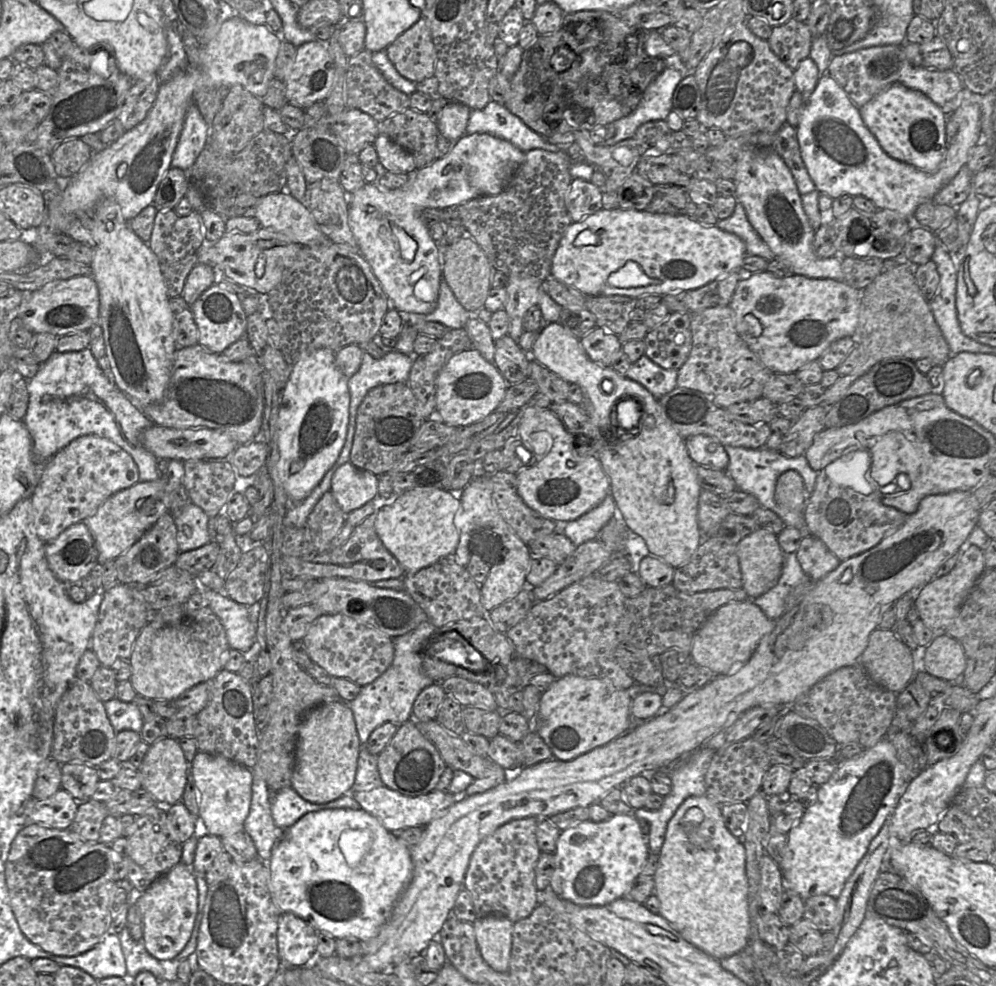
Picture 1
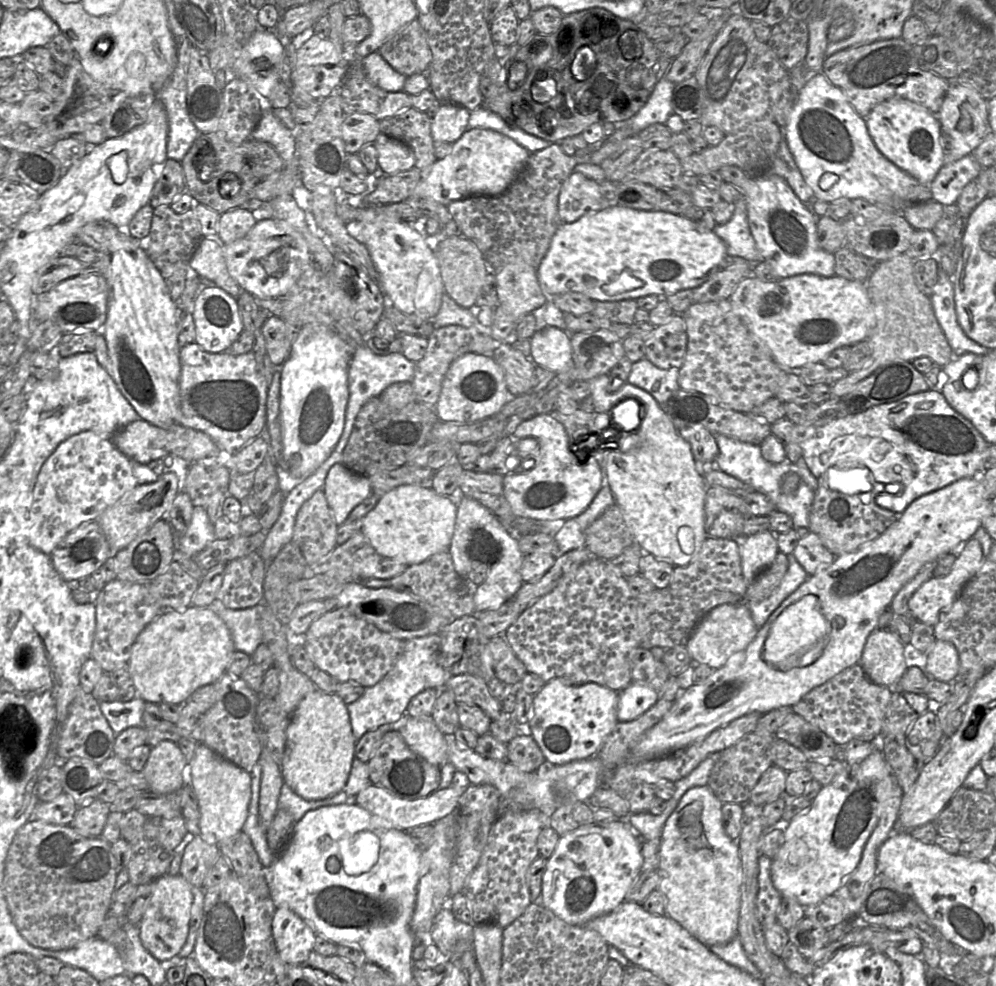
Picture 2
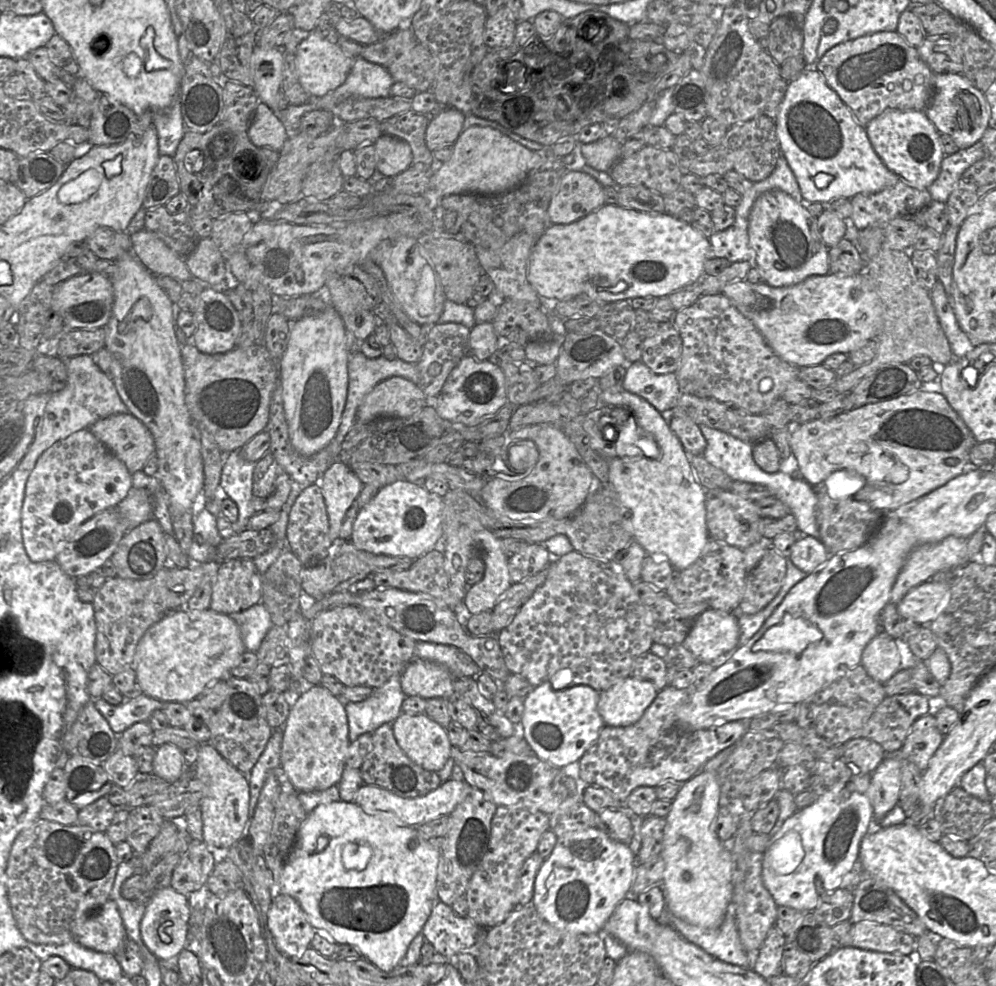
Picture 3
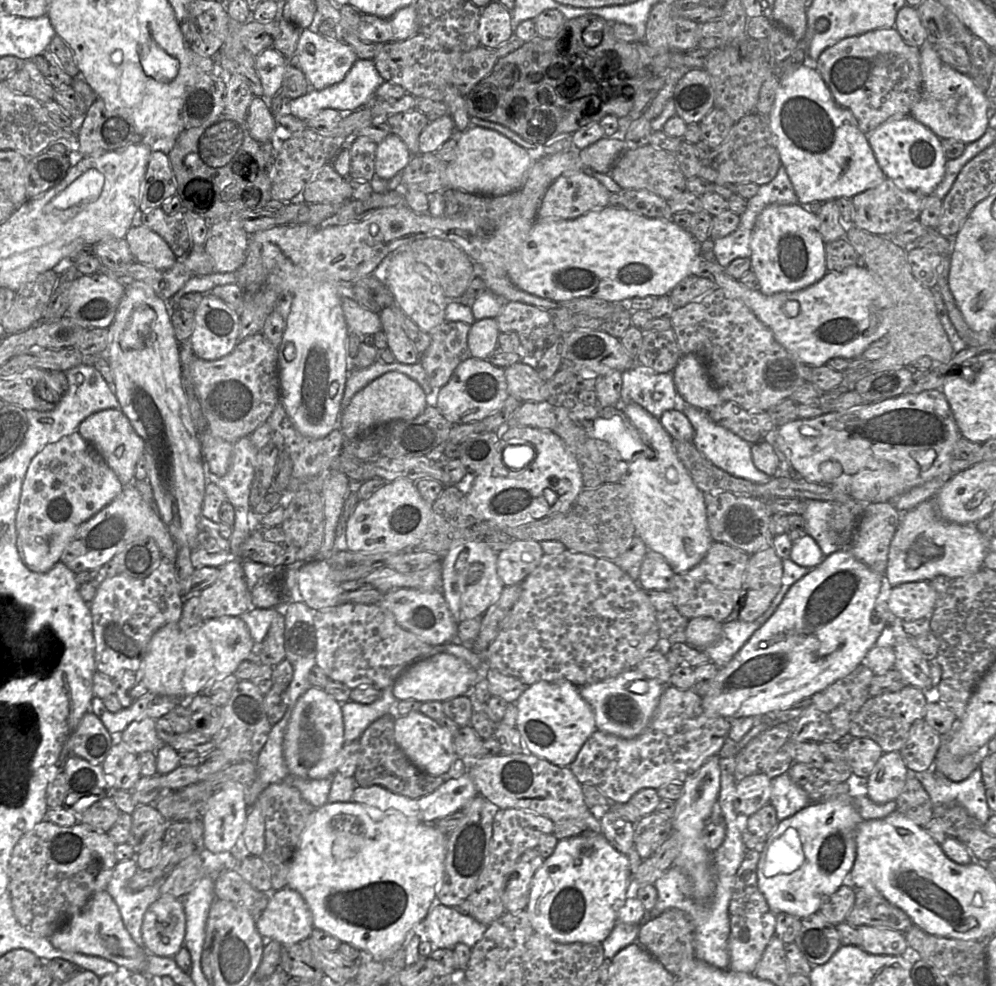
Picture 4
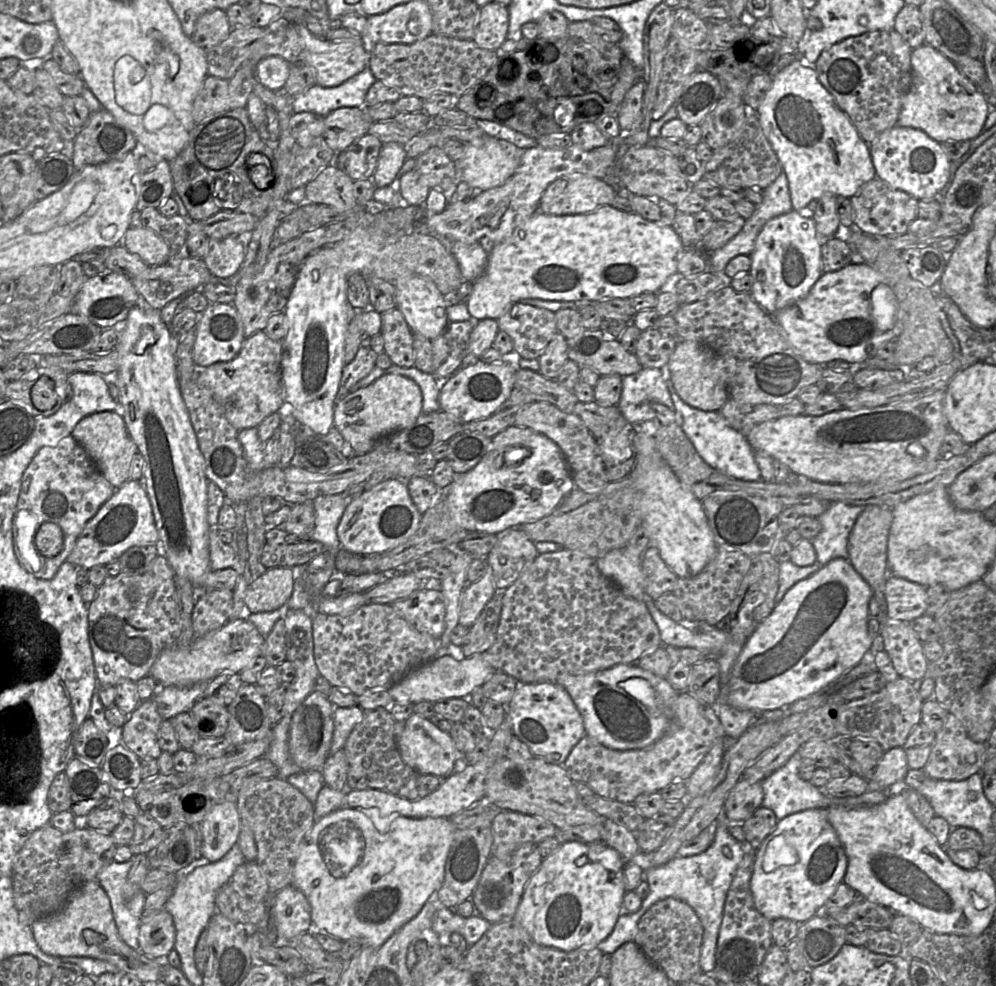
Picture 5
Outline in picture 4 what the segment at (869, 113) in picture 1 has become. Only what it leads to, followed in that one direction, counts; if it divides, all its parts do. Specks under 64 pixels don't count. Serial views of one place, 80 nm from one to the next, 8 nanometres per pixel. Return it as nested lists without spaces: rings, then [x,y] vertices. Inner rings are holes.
[[[912,116],[887,121],[866,135],[883,174],[900,188],[929,196],[943,179],[947,158],[940,138]]]

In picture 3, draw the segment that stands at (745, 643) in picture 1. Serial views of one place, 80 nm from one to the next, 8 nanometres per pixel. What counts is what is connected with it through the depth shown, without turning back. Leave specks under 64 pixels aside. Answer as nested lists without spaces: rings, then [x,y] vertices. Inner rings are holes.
[[[708,609],[695,620],[683,645],[699,662],[712,663],[739,644],[737,615]]]

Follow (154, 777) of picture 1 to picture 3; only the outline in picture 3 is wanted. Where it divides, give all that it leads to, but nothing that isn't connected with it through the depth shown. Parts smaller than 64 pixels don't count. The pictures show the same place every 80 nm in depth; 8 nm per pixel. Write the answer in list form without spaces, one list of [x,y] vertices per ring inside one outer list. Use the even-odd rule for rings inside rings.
[[[169,743],[155,748],[153,772],[160,778],[174,783],[184,775],[186,770],[181,749]]]

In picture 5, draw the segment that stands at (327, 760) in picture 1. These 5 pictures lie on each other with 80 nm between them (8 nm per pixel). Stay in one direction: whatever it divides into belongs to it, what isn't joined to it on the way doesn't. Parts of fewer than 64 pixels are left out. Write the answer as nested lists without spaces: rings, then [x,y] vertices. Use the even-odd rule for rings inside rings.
[[[312,691],[294,711],[289,728],[288,748],[292,761],[302,770],[321,770],[327,757],[333,738],[334,706],[323,694]]]

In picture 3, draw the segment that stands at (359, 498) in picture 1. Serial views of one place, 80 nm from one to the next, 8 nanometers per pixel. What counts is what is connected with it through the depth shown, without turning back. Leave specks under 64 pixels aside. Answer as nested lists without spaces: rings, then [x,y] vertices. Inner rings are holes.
[[[341,461],[333,463],[320,481],[329,521],[329,537],[335,542],[347,510],[354,504],[363,484]]]

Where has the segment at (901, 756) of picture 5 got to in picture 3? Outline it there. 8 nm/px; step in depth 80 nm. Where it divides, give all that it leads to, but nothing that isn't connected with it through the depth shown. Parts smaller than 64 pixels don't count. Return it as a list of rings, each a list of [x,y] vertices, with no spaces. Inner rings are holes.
[[[886,755],[871,774],[867,796],[873,808],[874,820],[881,821],[899,802],[901,765],[895,757]]]

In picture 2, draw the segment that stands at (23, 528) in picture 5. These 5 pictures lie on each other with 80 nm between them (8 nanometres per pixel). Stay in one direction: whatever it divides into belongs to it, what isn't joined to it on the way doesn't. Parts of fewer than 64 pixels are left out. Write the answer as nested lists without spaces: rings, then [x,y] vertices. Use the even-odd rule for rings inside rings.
[[[92,431],[61,442],[42,465],[33,488],[28,541],[50,556],[61,540],[78,526],[97,520],[120,498],[138,485],[130,459],[113,443]]]

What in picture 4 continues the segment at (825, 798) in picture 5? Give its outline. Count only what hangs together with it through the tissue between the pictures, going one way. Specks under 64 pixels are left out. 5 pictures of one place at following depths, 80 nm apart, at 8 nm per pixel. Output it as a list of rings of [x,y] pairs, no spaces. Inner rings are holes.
[[[787,772],[771,779],[769,803],[776,811],[777,821],[790,817],[811,804],[803,787],[796,785]]]

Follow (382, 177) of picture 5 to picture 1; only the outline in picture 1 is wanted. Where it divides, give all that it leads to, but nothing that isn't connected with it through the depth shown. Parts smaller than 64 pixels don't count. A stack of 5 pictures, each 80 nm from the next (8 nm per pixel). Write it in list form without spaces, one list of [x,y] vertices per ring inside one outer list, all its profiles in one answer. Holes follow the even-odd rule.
[[[379,134],[373,145],[386,171],[412,173],[416,169],[414,156],[388,136]]]

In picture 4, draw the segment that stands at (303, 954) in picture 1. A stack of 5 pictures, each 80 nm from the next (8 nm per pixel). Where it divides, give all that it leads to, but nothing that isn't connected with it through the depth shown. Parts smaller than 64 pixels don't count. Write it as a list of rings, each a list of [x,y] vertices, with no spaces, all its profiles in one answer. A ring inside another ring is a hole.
[[[289,887],[271,892],[264,911],[256,917],[256,927],[265,940],[273,940],[281,946],[300,943],[311,936],[314,930],[312,914],[302,895]]]

